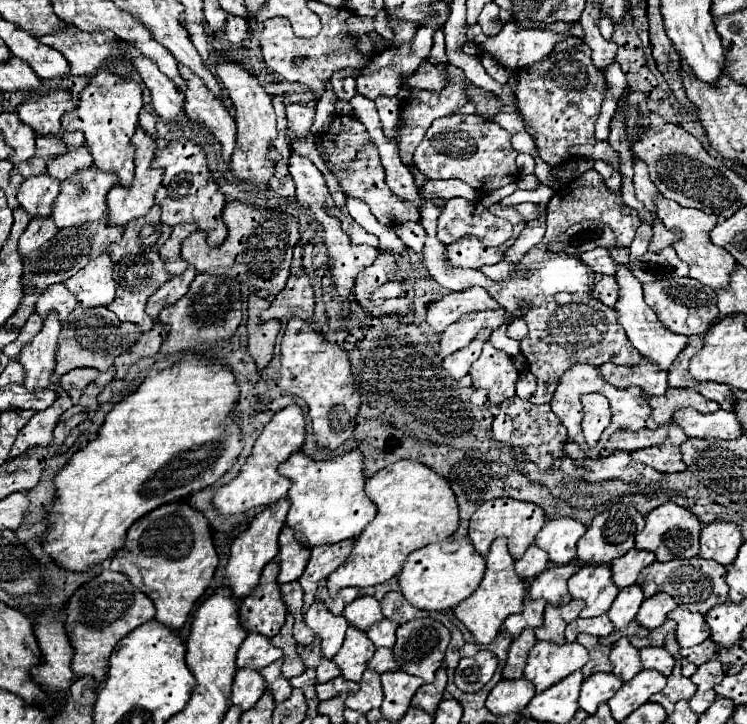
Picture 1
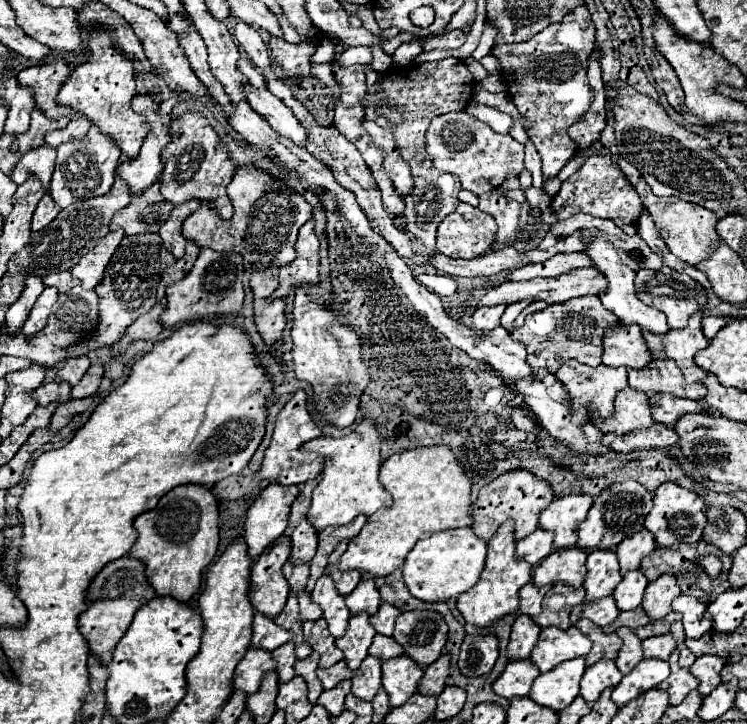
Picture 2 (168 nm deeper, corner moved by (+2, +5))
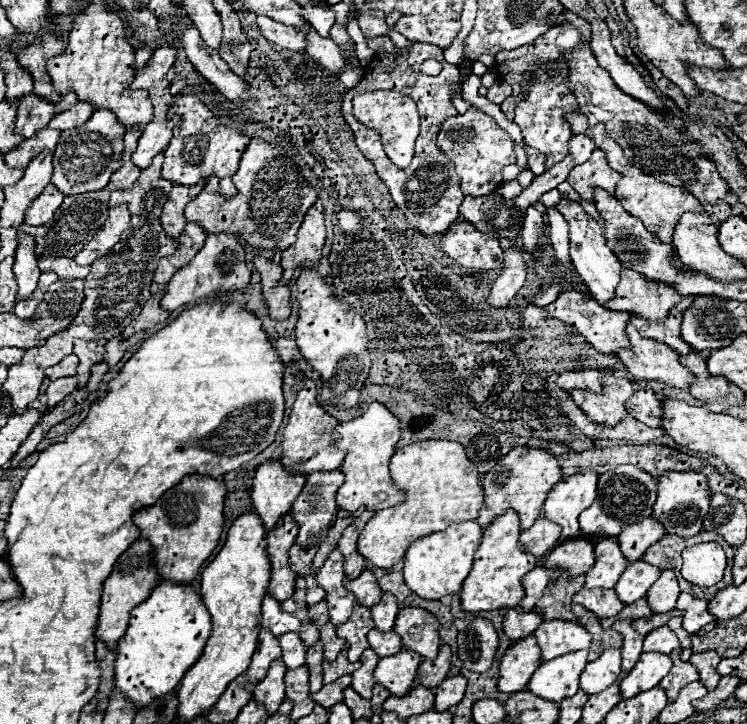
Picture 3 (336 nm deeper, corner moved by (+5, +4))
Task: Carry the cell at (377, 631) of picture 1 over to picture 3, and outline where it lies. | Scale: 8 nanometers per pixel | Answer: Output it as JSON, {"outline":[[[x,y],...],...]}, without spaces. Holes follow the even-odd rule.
{"outline":[[[384,594],[376,606],[372,606],[372,618],[376,622],[376,628],[382,632],[388,632],[394,628],[394,620],[398,614],[398,604],[392,594]]]}

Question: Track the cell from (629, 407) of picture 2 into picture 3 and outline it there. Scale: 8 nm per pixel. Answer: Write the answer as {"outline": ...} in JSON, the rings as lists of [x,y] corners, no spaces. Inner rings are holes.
{"outline":[[[604,378],[604,390],[592,394],[588,390],[572,390],[572,400],[598,424],[616,426],[622,416],[628,414],[624,402],[632,396],[634,384],[626,378]]]}

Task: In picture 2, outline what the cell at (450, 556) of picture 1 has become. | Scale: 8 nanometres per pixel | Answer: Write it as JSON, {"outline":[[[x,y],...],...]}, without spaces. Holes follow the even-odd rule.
{"outline":[[[471,527],[439,531],[417,541],[409,551],[403,565],[403,581],[413,597],[421,601],[447,601],[469,591],[477,581],[485,565],[487,543],[479,541]]]}

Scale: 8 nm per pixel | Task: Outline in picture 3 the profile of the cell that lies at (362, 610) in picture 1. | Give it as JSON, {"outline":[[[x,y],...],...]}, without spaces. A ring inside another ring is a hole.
{"outline":[[[364,570],[364,574],[360,574],[358,578],[348,580],[348,582],[346,582],[346,588],[348,588],[350,592],[354,592],[358,604],[368,606],[368,608],[374,606],[376,602],[380,602],[380,598],[382,598],[382,590],[380,590],[378,580],[376,580],[376,576],[372,574],[372,570]]]}

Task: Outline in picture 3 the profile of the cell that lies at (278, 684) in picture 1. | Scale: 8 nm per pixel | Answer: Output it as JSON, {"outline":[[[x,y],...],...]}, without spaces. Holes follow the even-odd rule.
{"outline":[[[298,632],[282,634],[280,636],[280,646],[282,646],[282,660],[284,660],[286,668],[296,668],[296,666],[302,666],[304,664],[306,646],[300,640]]]}

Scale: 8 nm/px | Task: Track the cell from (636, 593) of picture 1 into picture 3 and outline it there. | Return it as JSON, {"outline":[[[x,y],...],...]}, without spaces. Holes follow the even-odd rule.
{"outline":[[[642,560],[632,562],[622,572],[614,590],[618,592],[622,604],[632,604],[642,596],[646,596],[648,588],[658,580],[658,576],[660,576],[660,570],[656,566],[650,566],[648,562],[642,562]]]}

